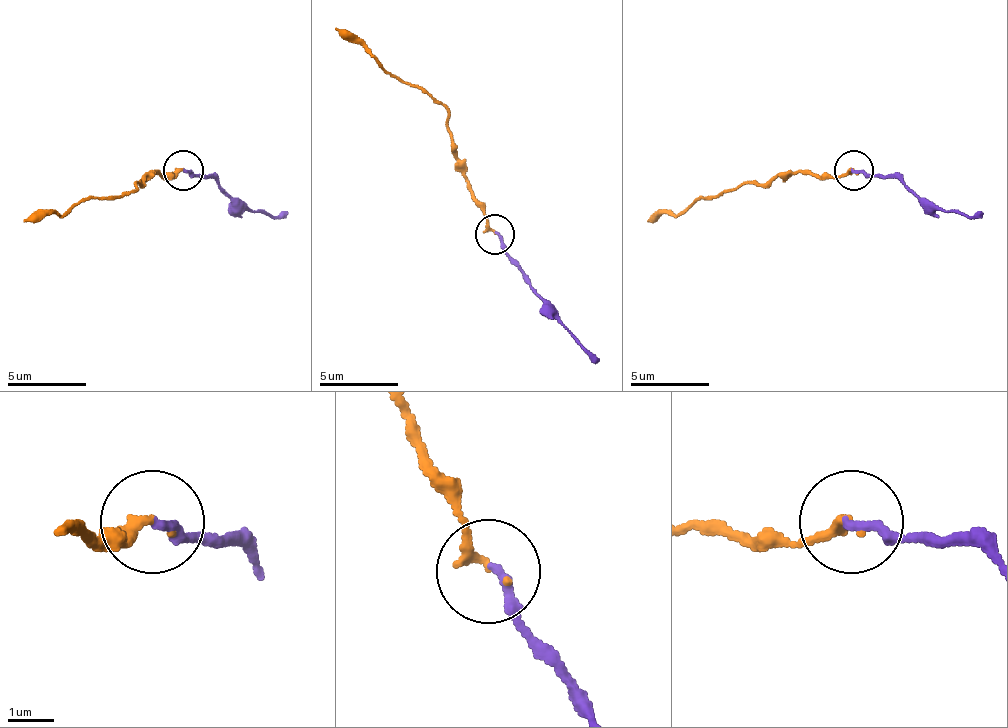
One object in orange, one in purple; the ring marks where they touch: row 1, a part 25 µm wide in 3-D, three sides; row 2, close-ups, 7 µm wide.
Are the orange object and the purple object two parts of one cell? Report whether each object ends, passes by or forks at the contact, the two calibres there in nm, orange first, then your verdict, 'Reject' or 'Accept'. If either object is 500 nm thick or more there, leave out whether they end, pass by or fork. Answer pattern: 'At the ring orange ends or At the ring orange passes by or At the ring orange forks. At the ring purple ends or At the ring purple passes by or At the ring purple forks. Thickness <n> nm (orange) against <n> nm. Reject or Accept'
At the ring orange ends. At the ring purple ends. Thickness 220 nm (orange) against 190 nm. Accept

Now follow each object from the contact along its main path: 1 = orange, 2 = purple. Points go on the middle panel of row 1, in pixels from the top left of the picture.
1: (494, 235), (466, 164), (454, 148), (446, 109), (395, 77), (336, 26)
2: (494, 231), (521, 278), (596, 365)

